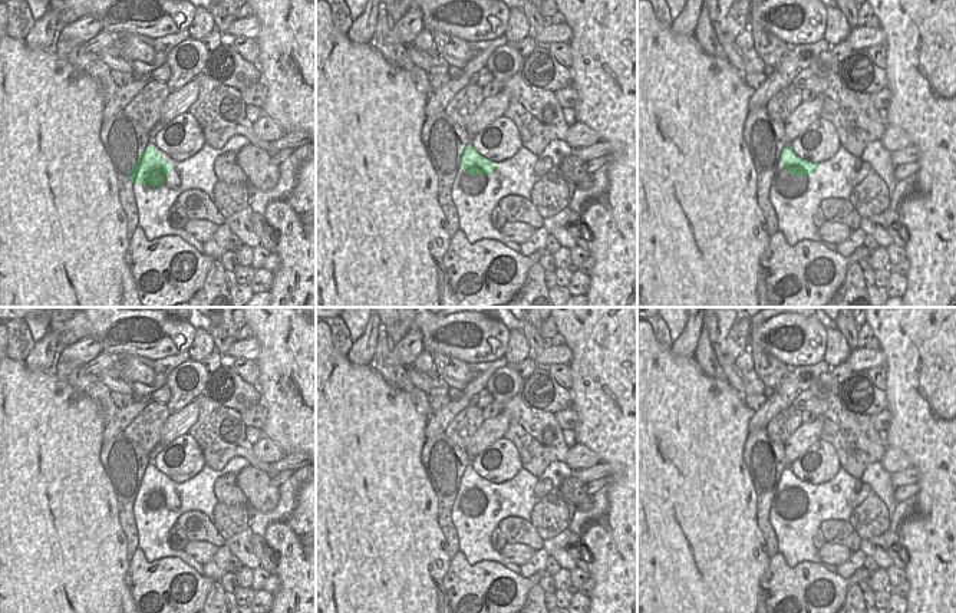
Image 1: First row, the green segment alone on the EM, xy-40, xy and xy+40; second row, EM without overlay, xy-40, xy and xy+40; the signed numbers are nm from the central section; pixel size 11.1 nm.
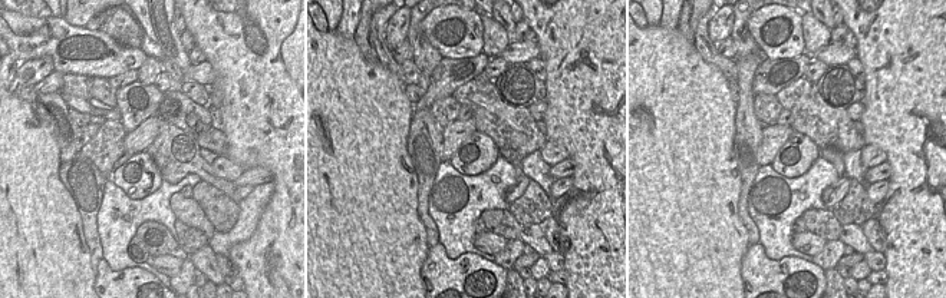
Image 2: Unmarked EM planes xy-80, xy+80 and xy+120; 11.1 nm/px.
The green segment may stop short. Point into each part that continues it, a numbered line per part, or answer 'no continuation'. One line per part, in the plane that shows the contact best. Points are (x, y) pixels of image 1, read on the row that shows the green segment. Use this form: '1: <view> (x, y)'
1: xy+40 (818, 142).

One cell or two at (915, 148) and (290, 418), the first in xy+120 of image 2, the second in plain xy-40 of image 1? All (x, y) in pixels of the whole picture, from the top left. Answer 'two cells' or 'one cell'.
one cell

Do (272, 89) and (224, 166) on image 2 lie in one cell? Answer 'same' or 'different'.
different

